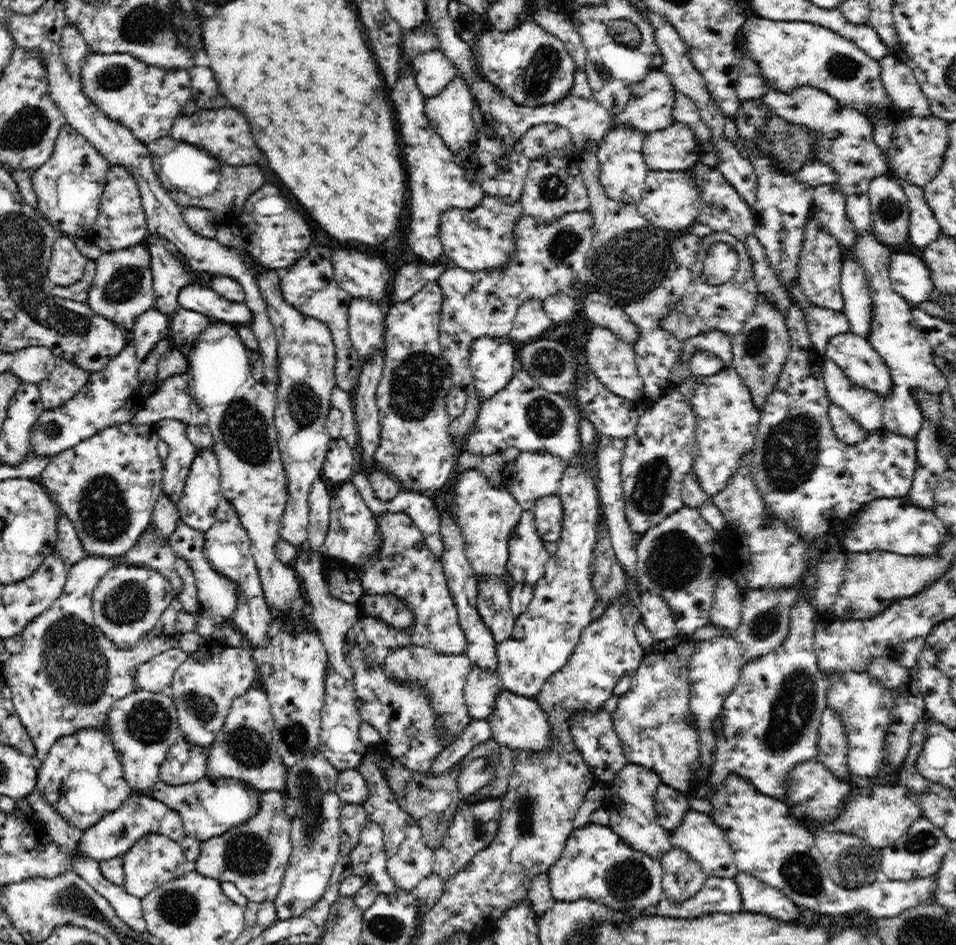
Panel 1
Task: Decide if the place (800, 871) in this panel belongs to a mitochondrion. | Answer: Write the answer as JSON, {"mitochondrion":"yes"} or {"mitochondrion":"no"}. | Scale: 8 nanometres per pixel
{"mitochondrion":"yes"}

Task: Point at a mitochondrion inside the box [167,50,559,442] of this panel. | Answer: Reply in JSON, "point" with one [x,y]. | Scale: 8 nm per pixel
{"point":[417,379]}

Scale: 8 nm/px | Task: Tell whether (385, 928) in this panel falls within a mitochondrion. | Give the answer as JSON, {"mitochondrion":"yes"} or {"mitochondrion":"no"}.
{"mitochondrion":"yes"}

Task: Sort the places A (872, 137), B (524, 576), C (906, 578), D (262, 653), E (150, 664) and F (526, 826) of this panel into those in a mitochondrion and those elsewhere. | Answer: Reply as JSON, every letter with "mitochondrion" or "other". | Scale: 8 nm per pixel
{"A":"other","B":"other","C":"mitochondrion","D":"other","E":"other","F":"mitochondrion"}

